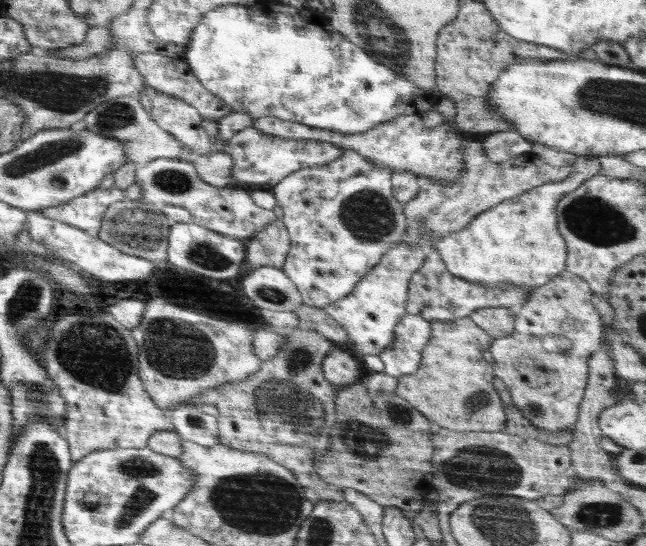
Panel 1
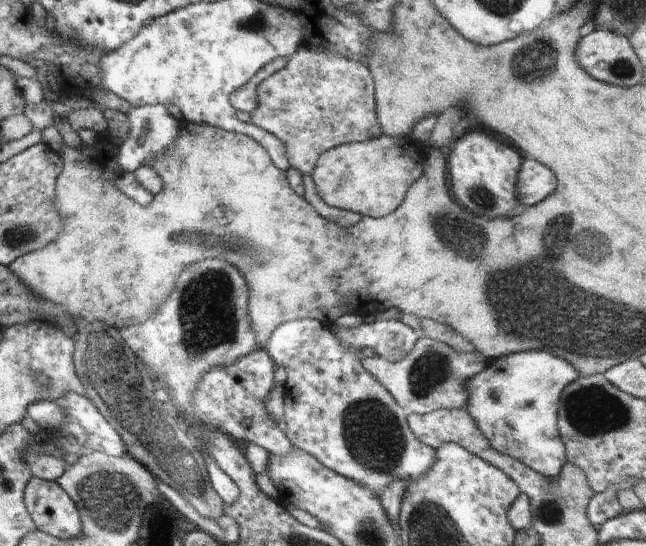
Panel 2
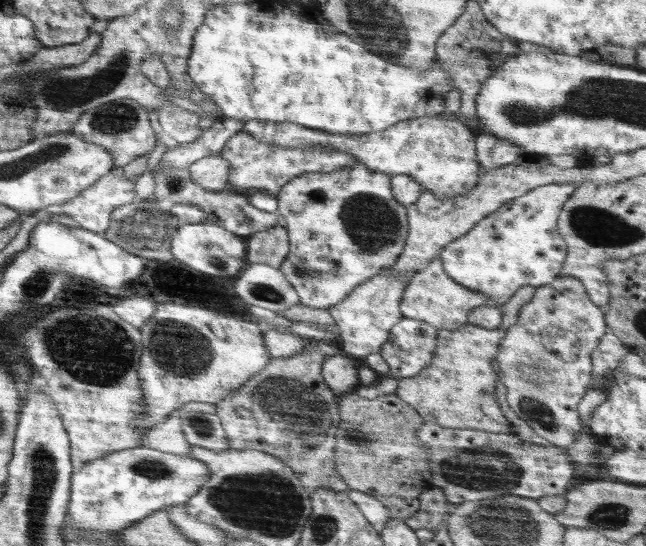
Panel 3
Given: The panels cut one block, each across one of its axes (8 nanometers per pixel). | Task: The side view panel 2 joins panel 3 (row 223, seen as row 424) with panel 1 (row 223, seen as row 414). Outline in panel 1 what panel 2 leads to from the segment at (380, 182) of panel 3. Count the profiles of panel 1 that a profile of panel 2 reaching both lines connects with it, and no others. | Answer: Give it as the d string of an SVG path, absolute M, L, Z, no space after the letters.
M343 149L343 155L340 158L333 160L330 164L301 168L296 172L292 172L292 174L288 174L284 180L281 180L271 189L274 193L276 204L282 208L282 222L287 228L290 242L290 249L287 253L285 264L282 266L281 270L294 282L294 285L296 285L298 293L301 294L303 305L324 309L328 305L335 303L337 300L348 296L356 285L360 283L360 280L366 276L366 273L374 269L376 264L380 263L382 256L384 256L386 252L390 251L390 249L394 249L394 246L400 245L400 241L402 241L408 225L404 214L404 204L398 202L393 195L391 187L391 174L393 172L394 170L392 168L372 164L371 160L360 156L360 153L356 151Z

